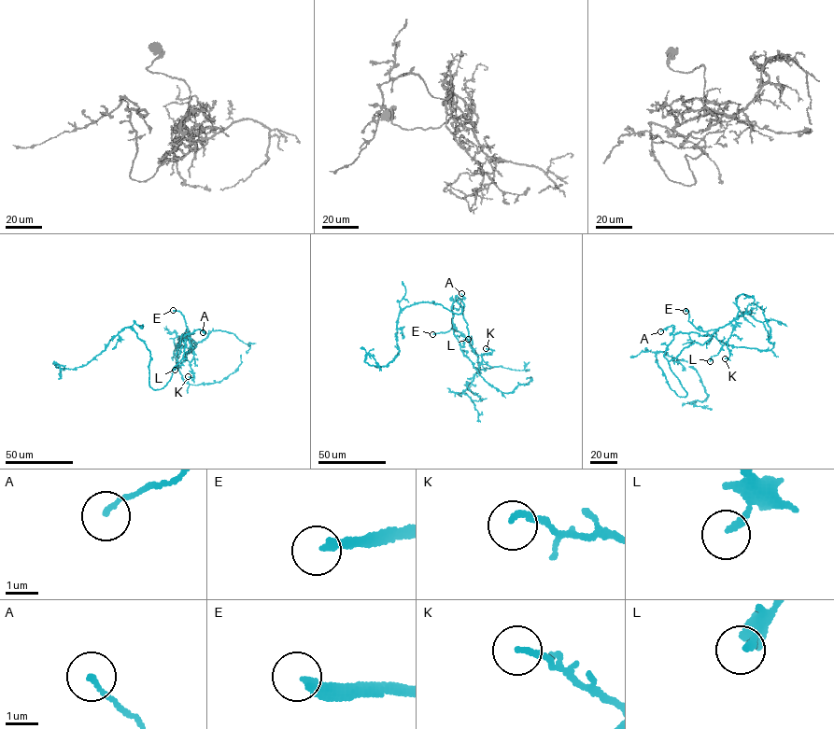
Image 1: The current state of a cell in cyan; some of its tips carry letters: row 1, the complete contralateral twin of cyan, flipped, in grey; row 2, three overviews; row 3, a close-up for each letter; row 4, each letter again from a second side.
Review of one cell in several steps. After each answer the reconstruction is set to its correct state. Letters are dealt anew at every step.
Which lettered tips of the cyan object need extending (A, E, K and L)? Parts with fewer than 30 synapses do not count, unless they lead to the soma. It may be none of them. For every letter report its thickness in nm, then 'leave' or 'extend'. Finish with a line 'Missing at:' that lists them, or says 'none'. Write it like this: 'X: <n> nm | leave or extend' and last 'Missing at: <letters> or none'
A: 130 nm | leave
E: 280 nm | extend
K: 160 nm | leave
L: 180 nm | leave
Missing at: E

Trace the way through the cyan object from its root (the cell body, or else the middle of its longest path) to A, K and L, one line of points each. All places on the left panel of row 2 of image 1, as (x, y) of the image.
A: (167, 382), (174, 367), (182, 358), (184, 336), (198, 329), (203, 332)
K: (167, 382), (174, 367), (186, 359), (185, 353), (195, 345), (190, 363), (194, 378), (188, 376)
L: (167, 382), (174, 367), (195, 345), (192, 360), (184, 361), (175, 370)

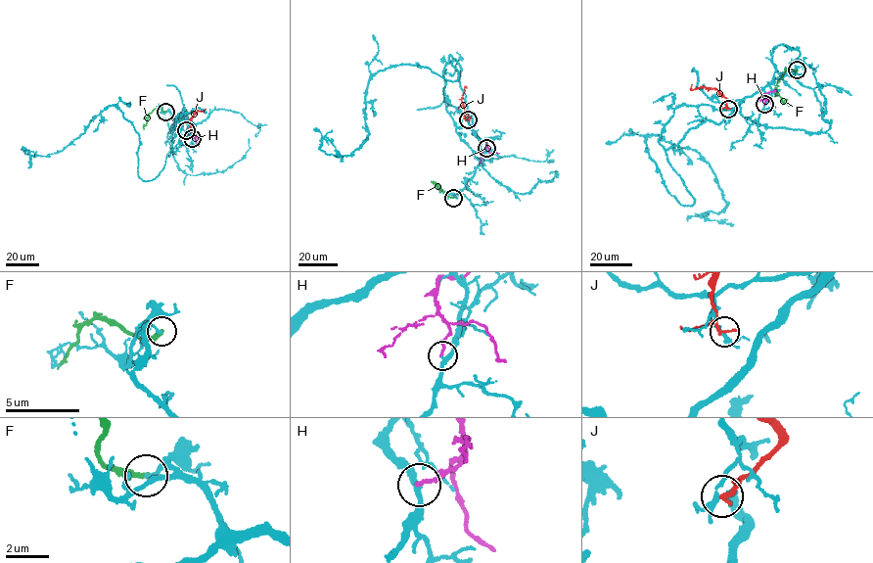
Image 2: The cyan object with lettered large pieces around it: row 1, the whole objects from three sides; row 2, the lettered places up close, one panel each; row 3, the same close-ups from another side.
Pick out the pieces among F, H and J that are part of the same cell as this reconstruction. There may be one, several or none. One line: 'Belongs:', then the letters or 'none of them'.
Belongs: none of them

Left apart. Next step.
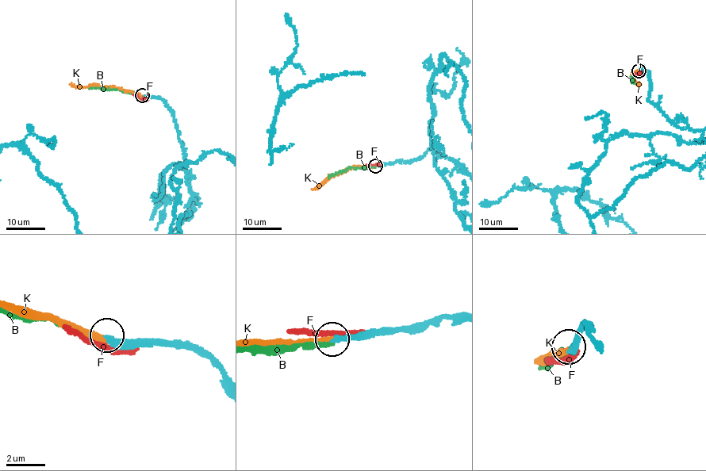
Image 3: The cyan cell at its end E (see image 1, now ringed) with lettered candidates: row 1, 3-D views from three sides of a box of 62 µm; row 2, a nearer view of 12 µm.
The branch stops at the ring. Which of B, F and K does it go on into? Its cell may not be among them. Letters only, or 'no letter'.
K

